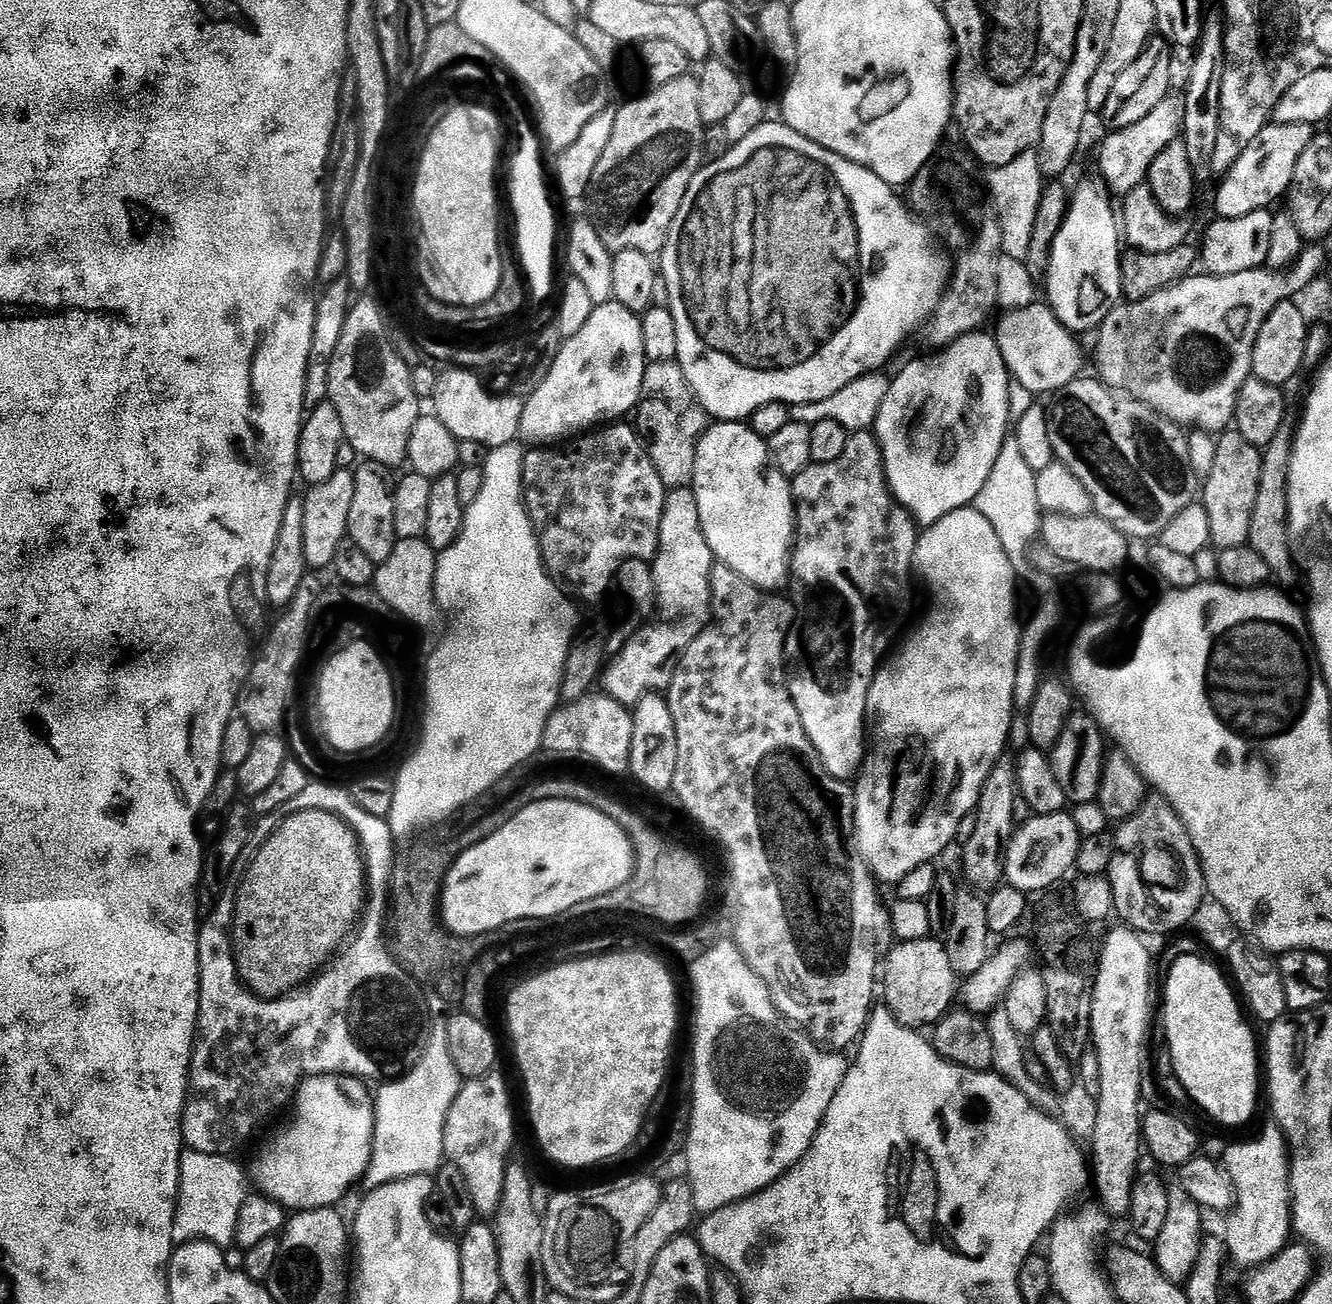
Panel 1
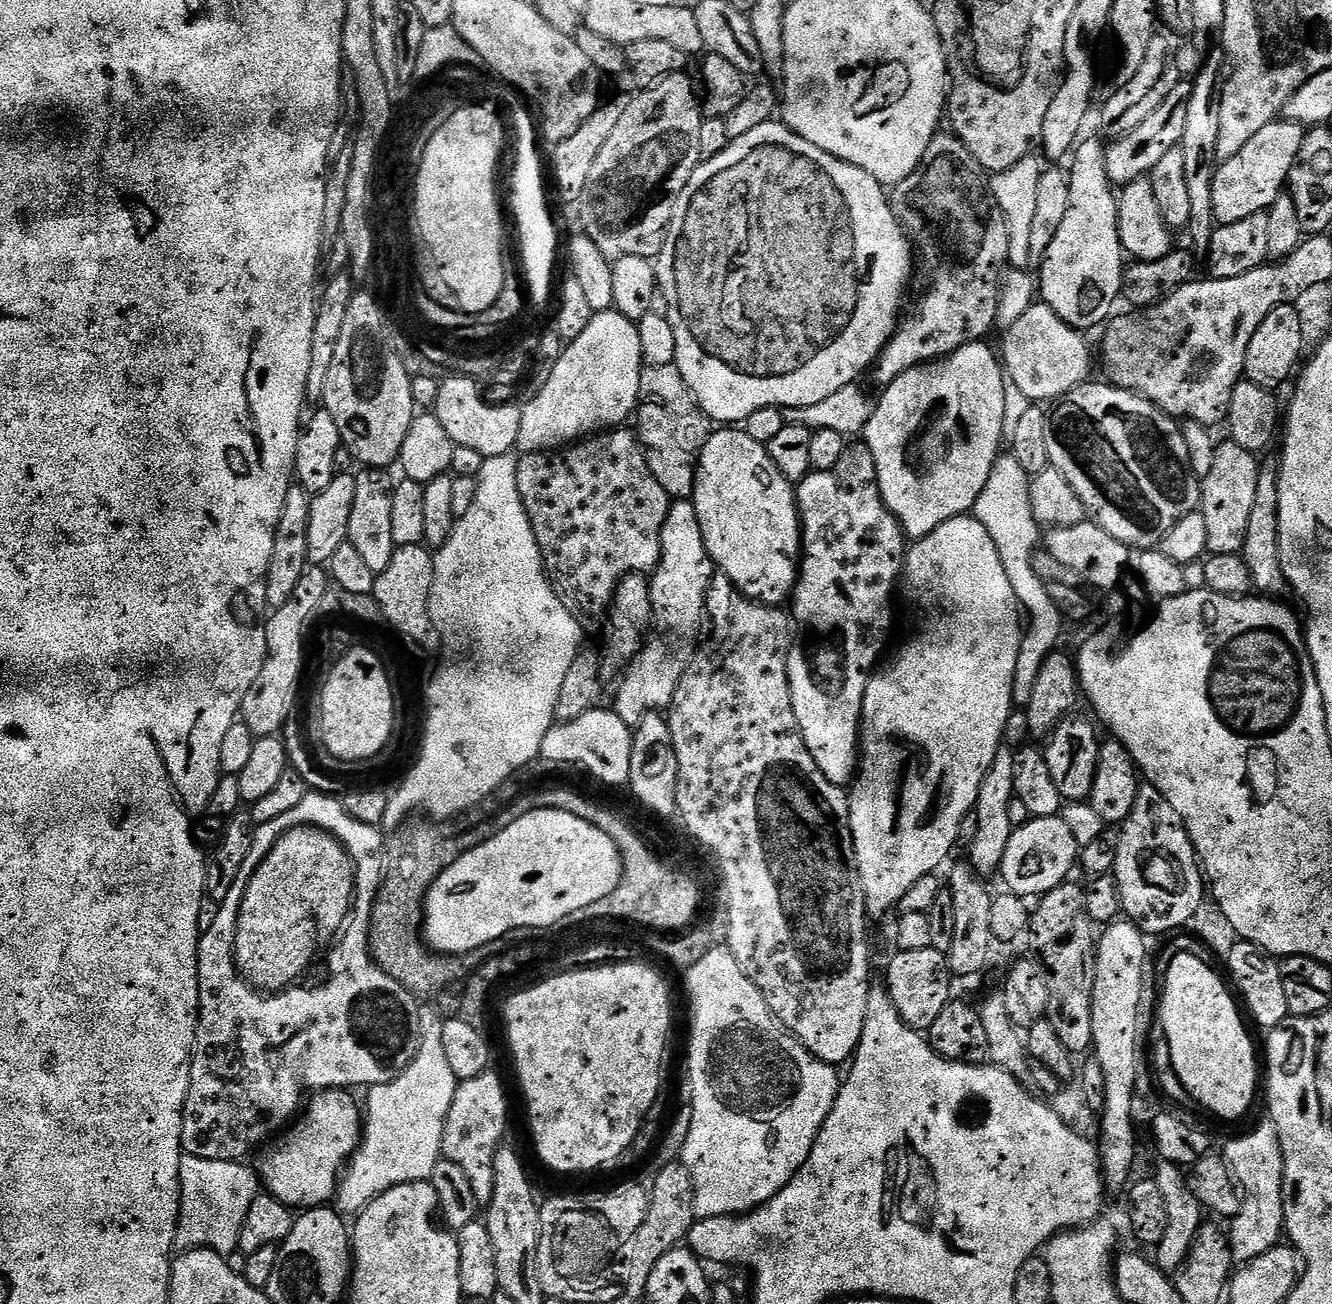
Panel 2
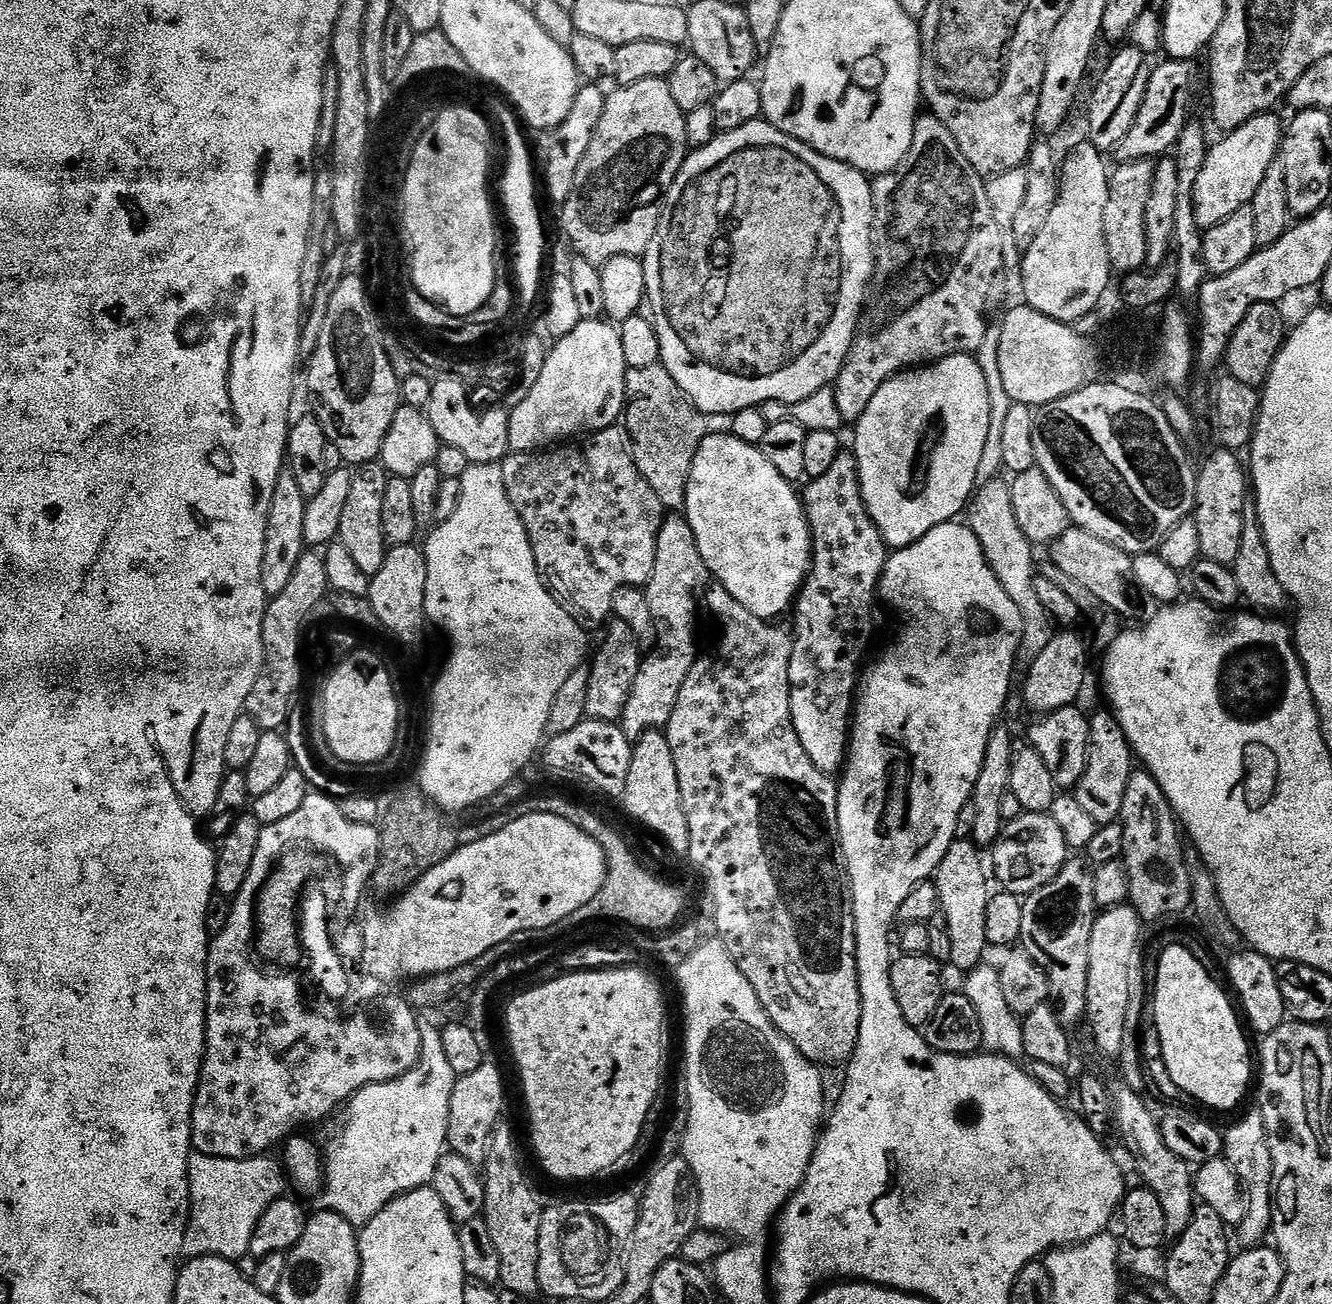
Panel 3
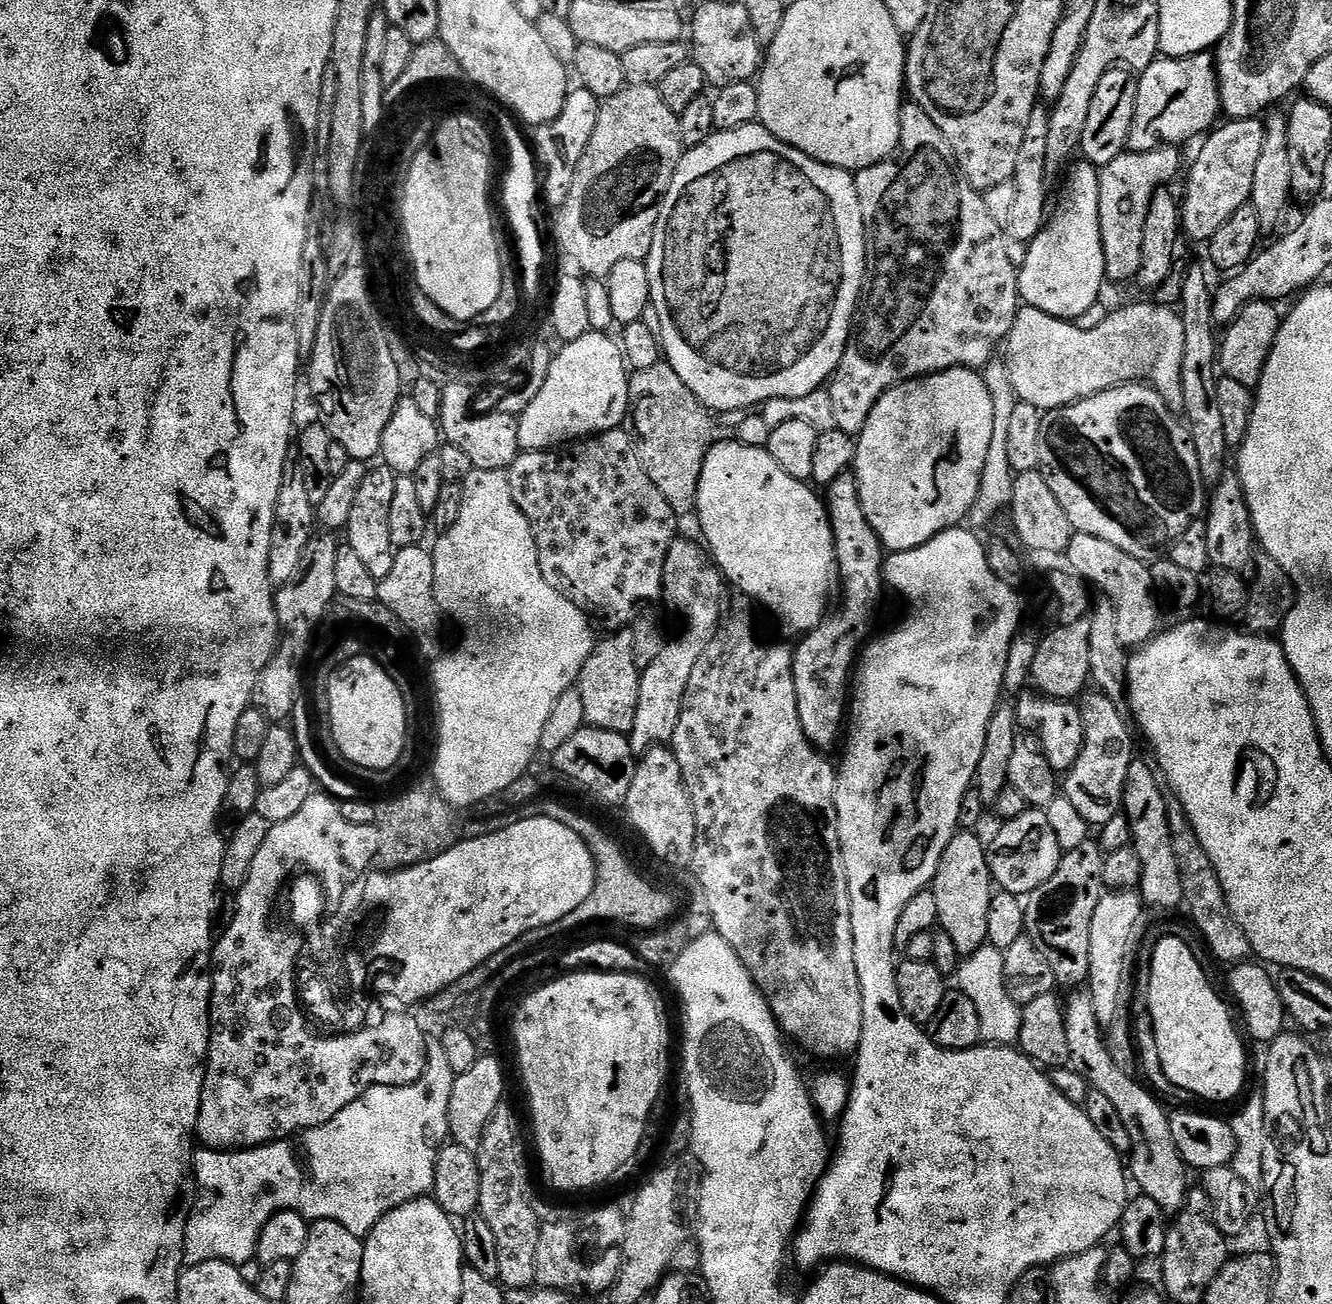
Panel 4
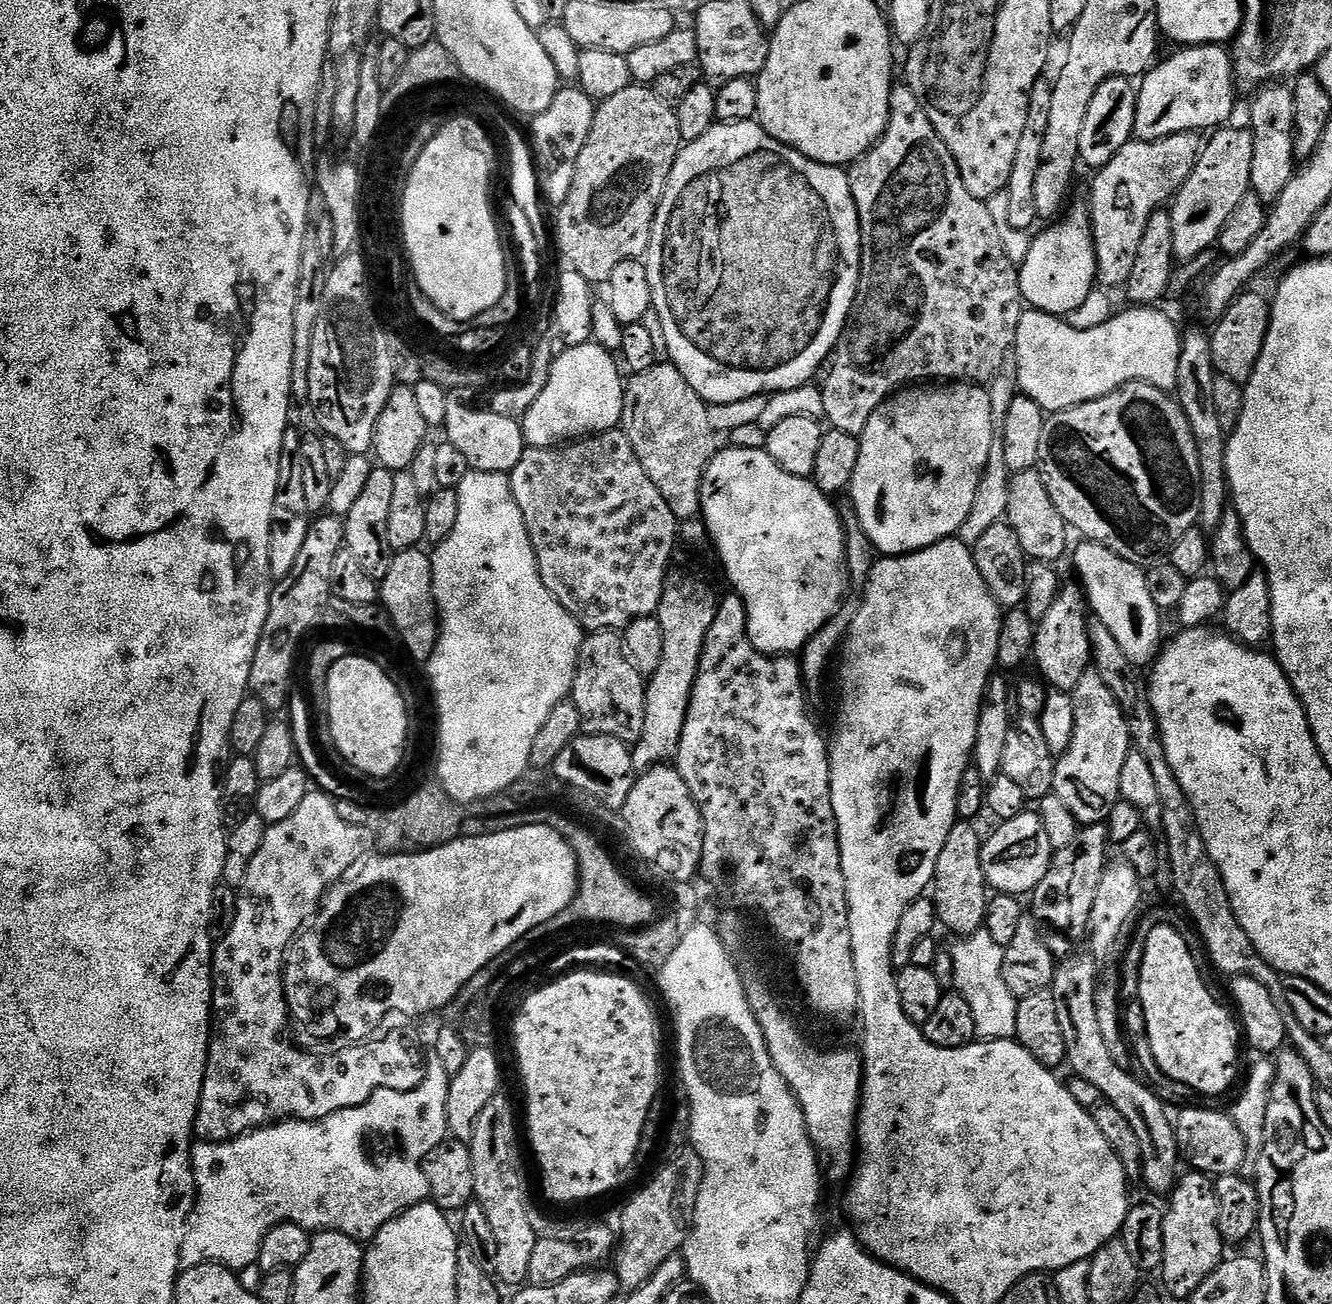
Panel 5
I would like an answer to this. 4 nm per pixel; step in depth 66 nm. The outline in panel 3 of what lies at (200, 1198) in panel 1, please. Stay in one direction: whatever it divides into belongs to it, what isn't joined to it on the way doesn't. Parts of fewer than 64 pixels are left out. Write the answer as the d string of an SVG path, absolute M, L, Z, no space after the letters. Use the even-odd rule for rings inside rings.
M193 1154L188 1160L188 1181L192 1208L188 1212L188 1225L184 1231L183 1255L188 1258L197 1256L220 1256L224 1260L239 1261L248 1255L250 1238L254 1236L254 1226L258 1218L275 1200L285 1195L286 1173L279 1159L271 1160L268 1154L252 1157L251 1160L231 1160Z

